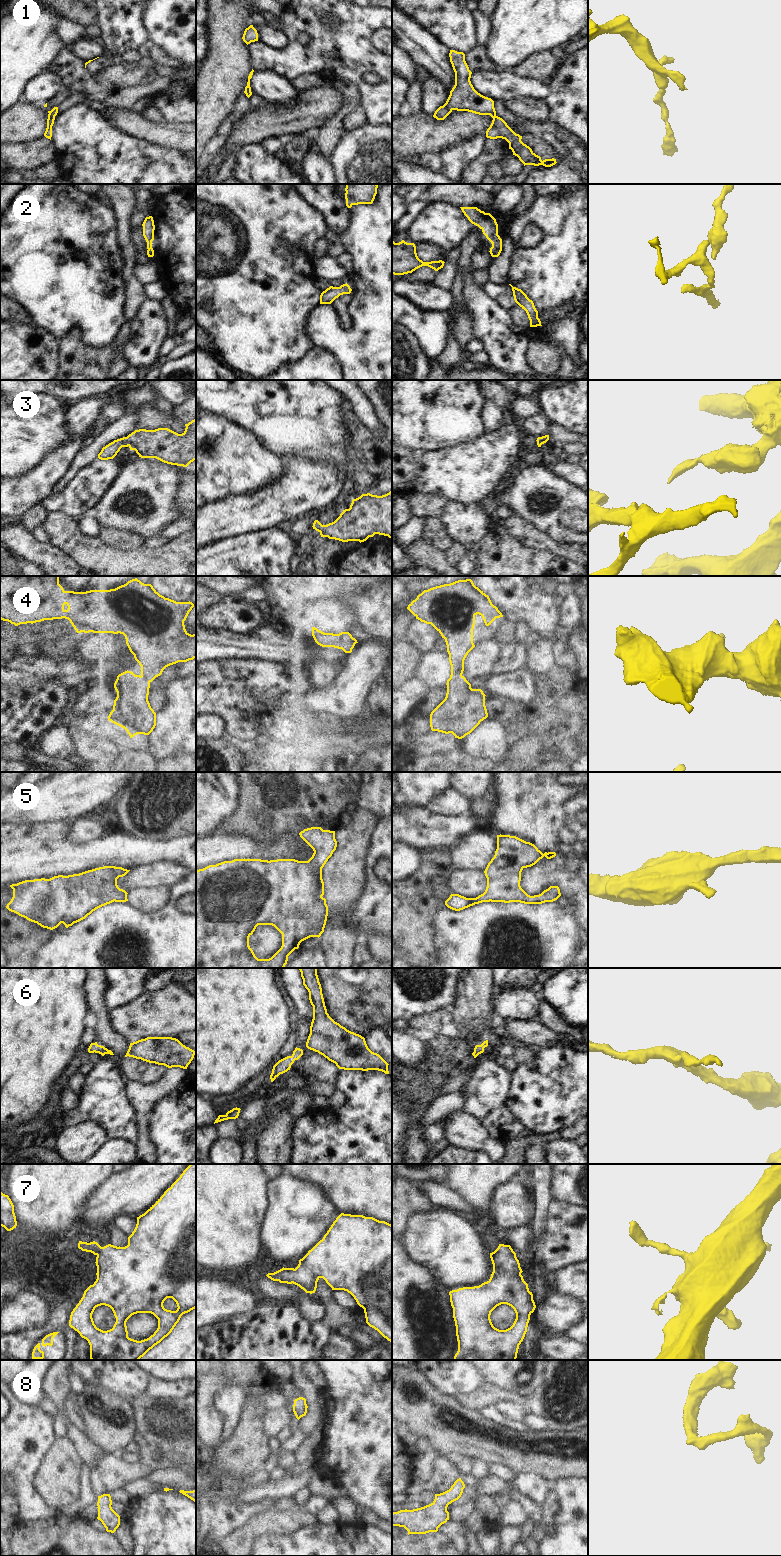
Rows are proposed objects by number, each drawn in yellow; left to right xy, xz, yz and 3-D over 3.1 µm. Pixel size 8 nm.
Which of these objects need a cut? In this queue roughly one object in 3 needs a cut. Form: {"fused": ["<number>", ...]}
{"fused": []}

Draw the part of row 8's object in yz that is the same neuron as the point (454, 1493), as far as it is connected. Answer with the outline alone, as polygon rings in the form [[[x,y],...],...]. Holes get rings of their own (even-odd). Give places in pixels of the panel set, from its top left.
[[[461,1478],[443,1493],[435,1494],[434,1501],[421,1508],[400,1510],[392,1513],[392,1526],[404,1527],[409,1534],[437,1532],[438,1528],[449,1520],[447,1507],[458,1500],[465,1488]]]

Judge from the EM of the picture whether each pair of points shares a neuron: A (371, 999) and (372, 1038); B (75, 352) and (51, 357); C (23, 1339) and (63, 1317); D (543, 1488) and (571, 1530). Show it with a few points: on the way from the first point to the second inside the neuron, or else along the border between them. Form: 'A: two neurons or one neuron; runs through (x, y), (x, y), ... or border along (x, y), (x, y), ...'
A: two neurons; border along (381, 1026), (371, 1028), (363, 1036)
B: two neurons; border along (57, 341), (58, 369)
C: one neuron; runs through (33, 1336), (53, 1325)
D: two neurons; border along (555, 1480), (555, 1487), (552, 1490)

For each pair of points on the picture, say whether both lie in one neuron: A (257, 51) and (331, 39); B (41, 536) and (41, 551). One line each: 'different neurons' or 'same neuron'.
A: same neuron
B: different neurons

